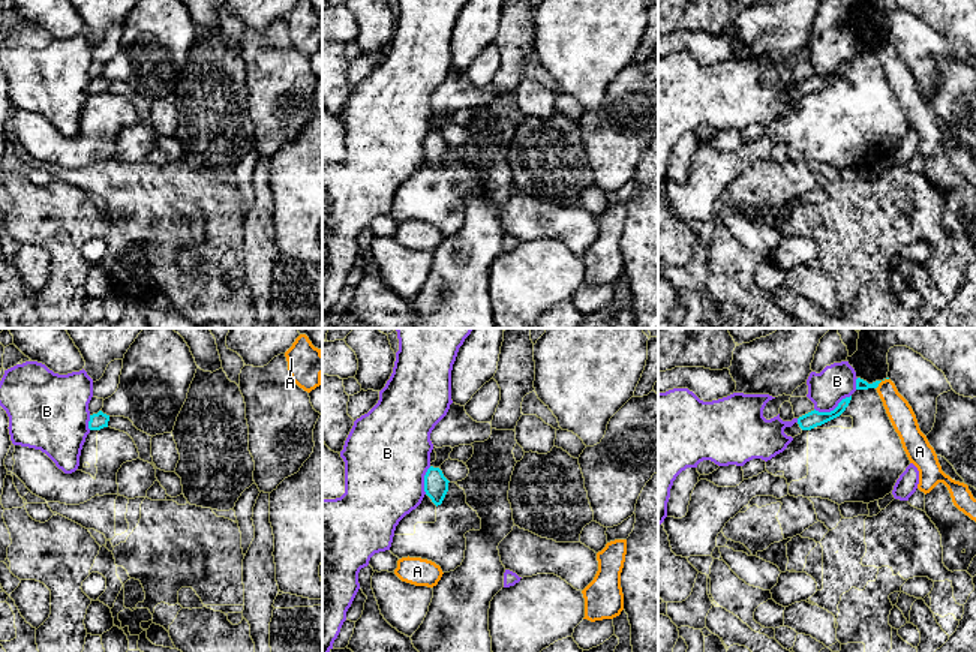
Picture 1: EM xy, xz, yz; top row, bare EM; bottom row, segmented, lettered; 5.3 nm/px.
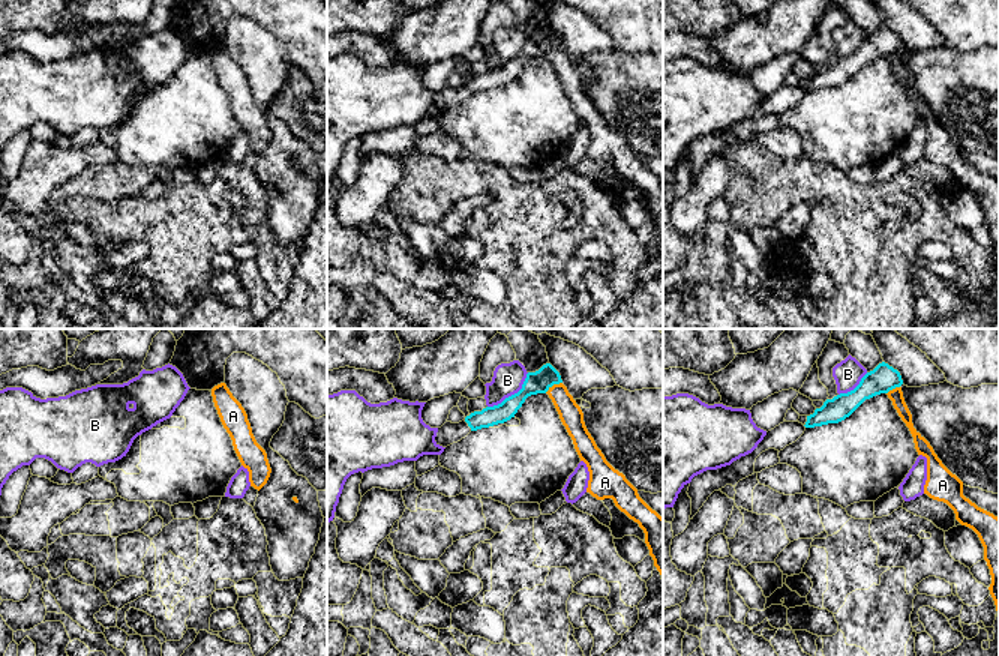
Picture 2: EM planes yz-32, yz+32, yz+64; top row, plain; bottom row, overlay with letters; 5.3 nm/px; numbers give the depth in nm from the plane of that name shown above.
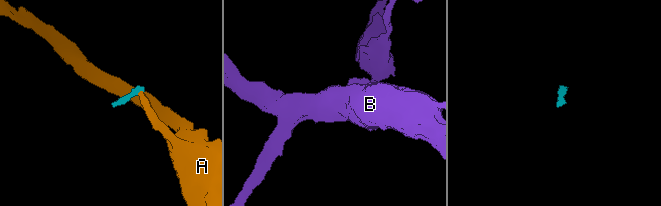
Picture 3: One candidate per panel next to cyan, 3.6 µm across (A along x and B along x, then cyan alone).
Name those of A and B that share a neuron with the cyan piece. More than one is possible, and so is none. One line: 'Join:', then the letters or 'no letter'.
Join: no letter

